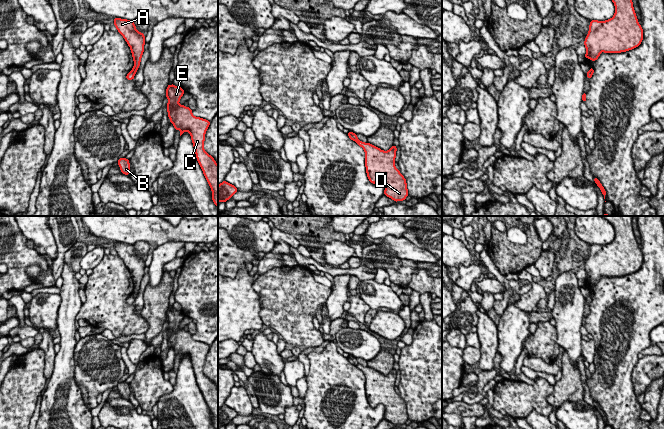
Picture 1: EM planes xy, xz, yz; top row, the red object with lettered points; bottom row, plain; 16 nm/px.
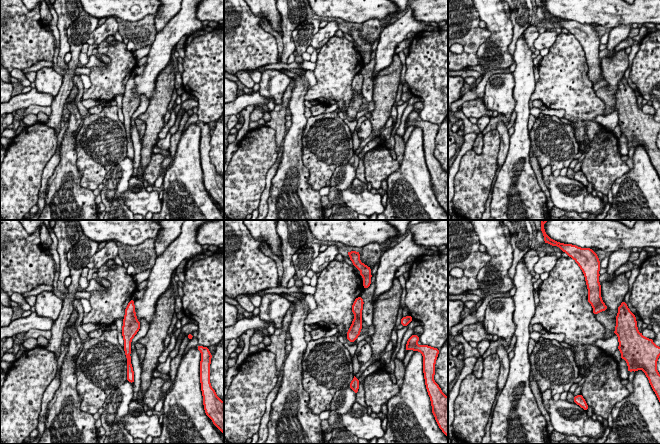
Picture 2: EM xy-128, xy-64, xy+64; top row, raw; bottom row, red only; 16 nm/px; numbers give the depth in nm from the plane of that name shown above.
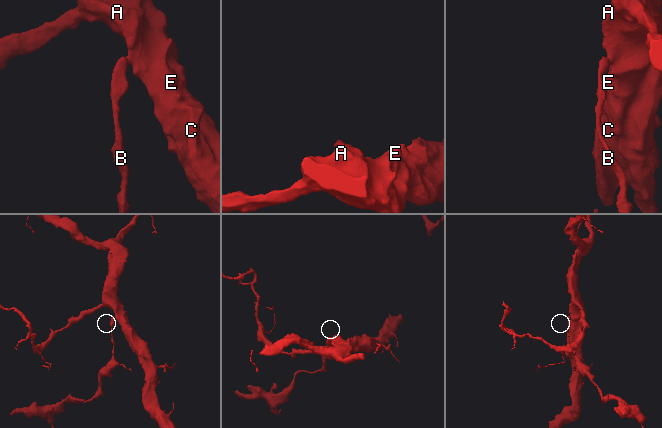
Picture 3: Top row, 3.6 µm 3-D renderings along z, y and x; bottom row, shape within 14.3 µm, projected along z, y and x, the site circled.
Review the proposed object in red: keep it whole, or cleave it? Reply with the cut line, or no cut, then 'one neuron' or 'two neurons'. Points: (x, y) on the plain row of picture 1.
cut xy (132, 293), (134, 299); two neurons

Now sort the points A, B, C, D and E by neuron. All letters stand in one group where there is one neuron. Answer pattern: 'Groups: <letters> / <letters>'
Groups: A C D E / B

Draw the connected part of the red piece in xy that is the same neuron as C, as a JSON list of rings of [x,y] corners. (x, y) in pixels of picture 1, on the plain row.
[[[173,307],[168,308],[166,313],[168,342],[174,349],[175,355],[180,355],[180,360],[185,355],[190,357],[197,385],[212,414],[212,424],[215,429],[218,429],[218,388],[203,371],[210,345],[195,341],[189,331],[180,329],[179,325],[183,318],[182,311],[177,311]]]

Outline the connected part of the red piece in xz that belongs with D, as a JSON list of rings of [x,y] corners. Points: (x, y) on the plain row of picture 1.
[[[358,364],[357,368],[365,375],[365,390],[369,405],[375,408],[382,404],[385,407],[384,419],[395,426],[405,424],[409,418],[406,403],[395,391],[396,370],[393,369],[388,375],[383,375],[368,366]]]

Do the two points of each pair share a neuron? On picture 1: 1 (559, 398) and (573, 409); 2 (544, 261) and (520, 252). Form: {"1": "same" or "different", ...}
{"1": "different", "2": "different"}

